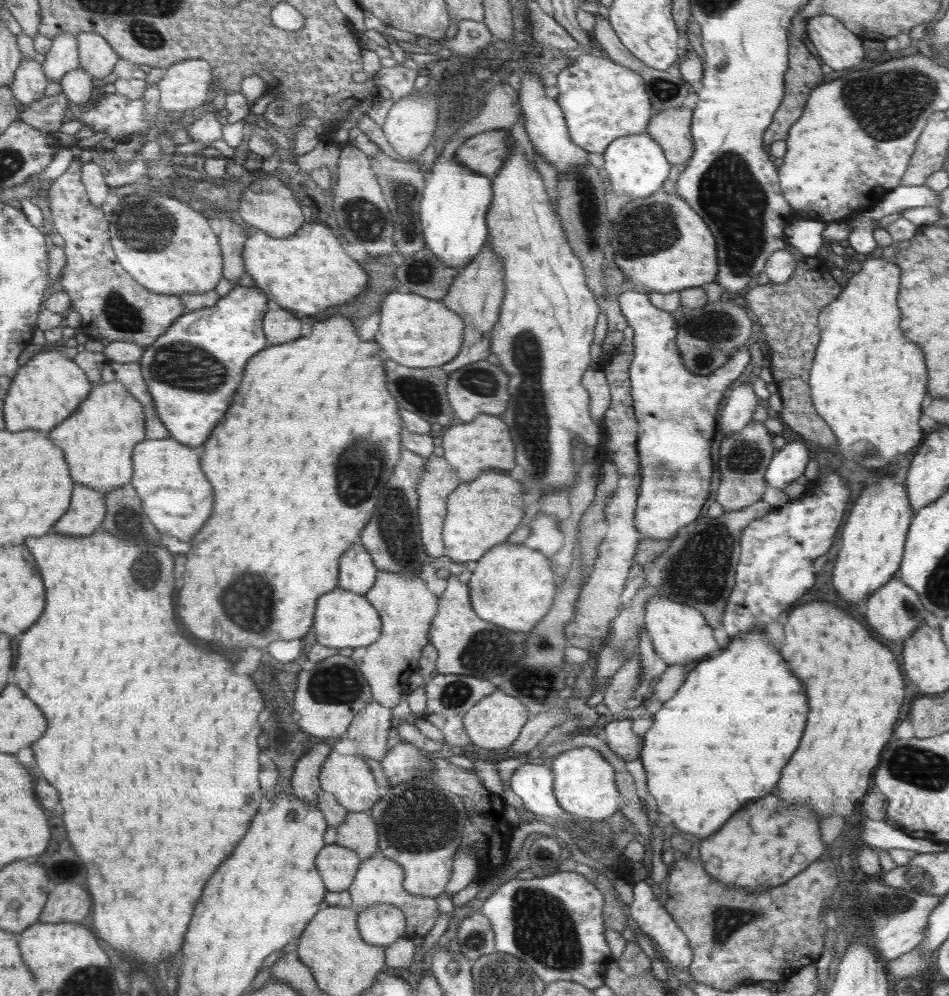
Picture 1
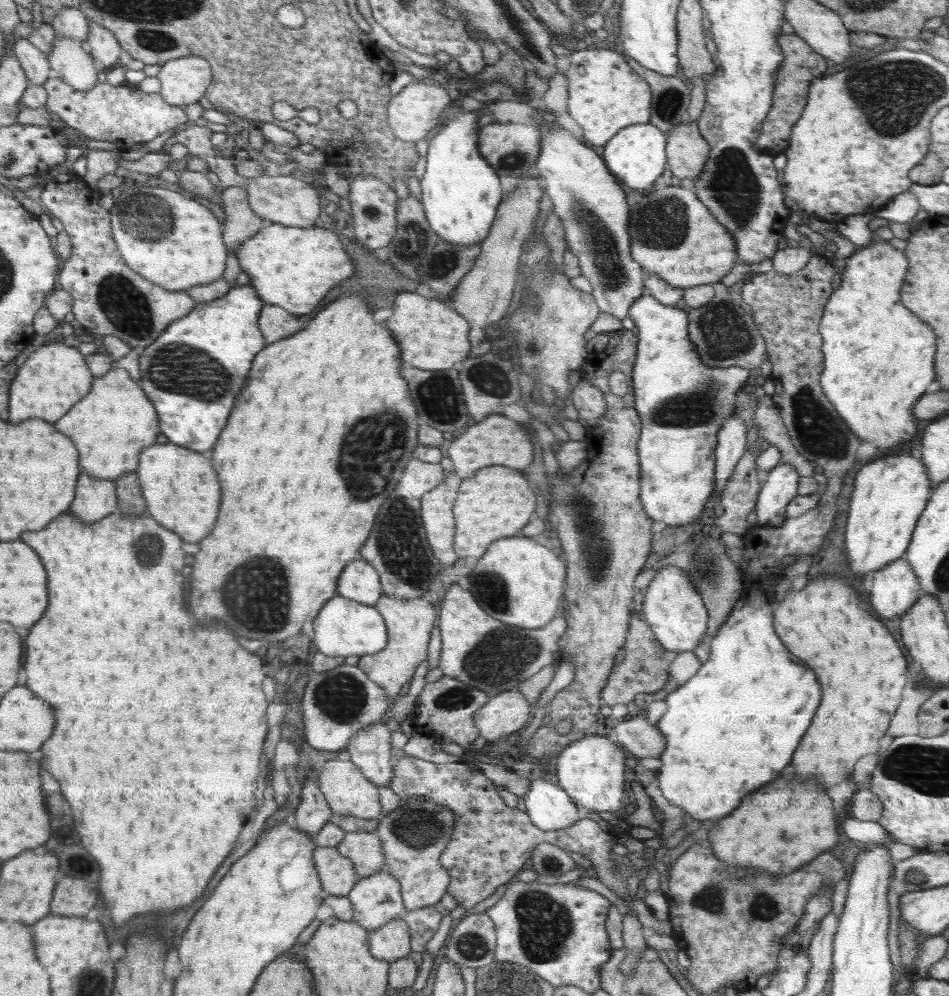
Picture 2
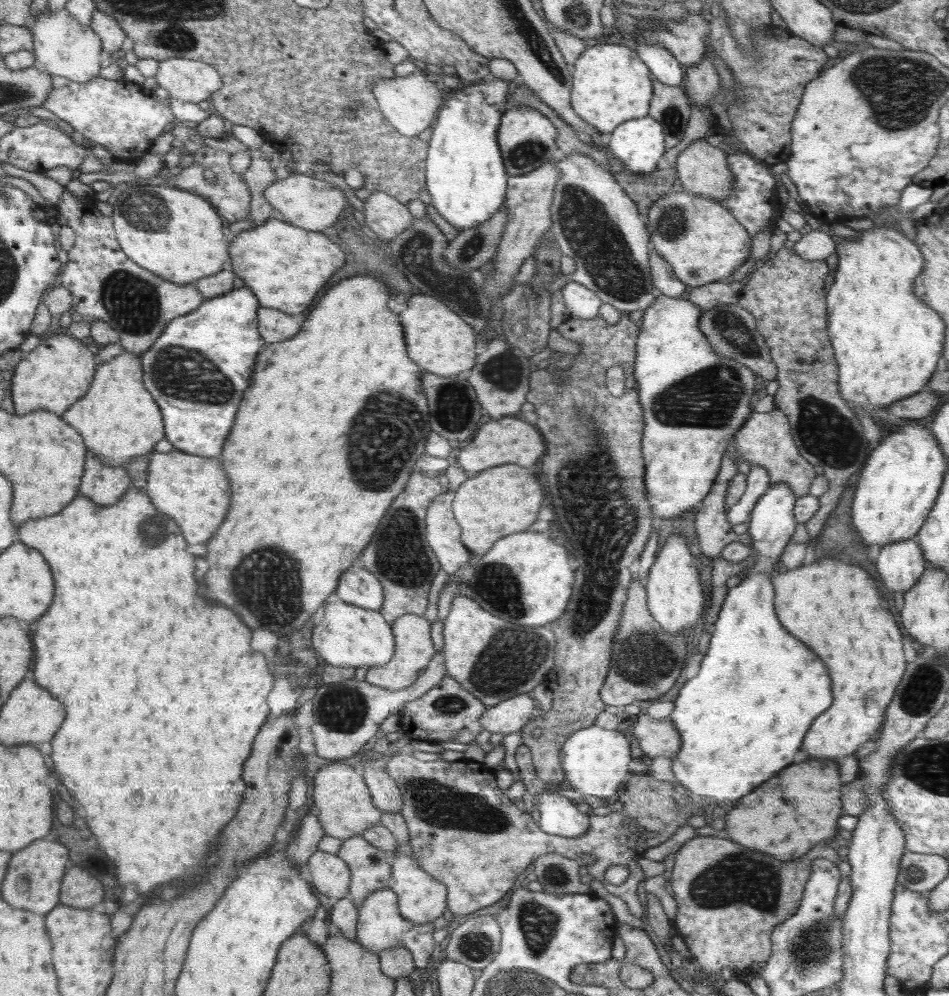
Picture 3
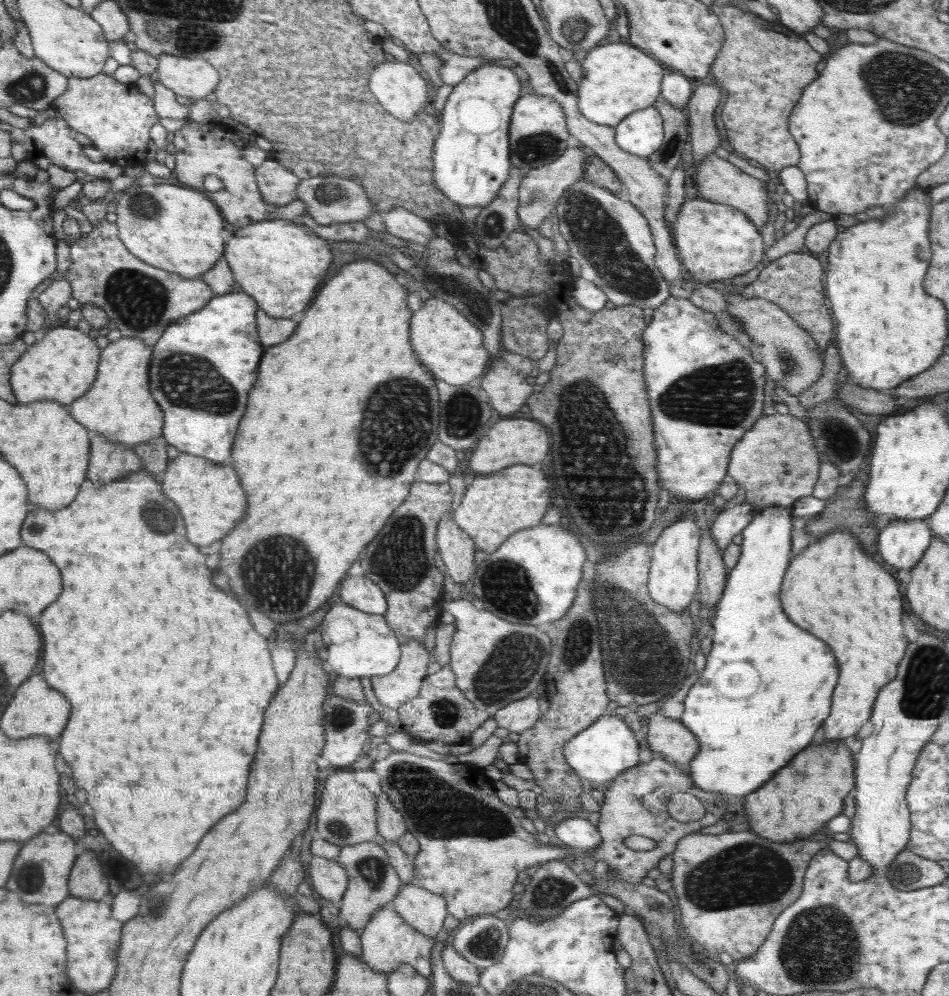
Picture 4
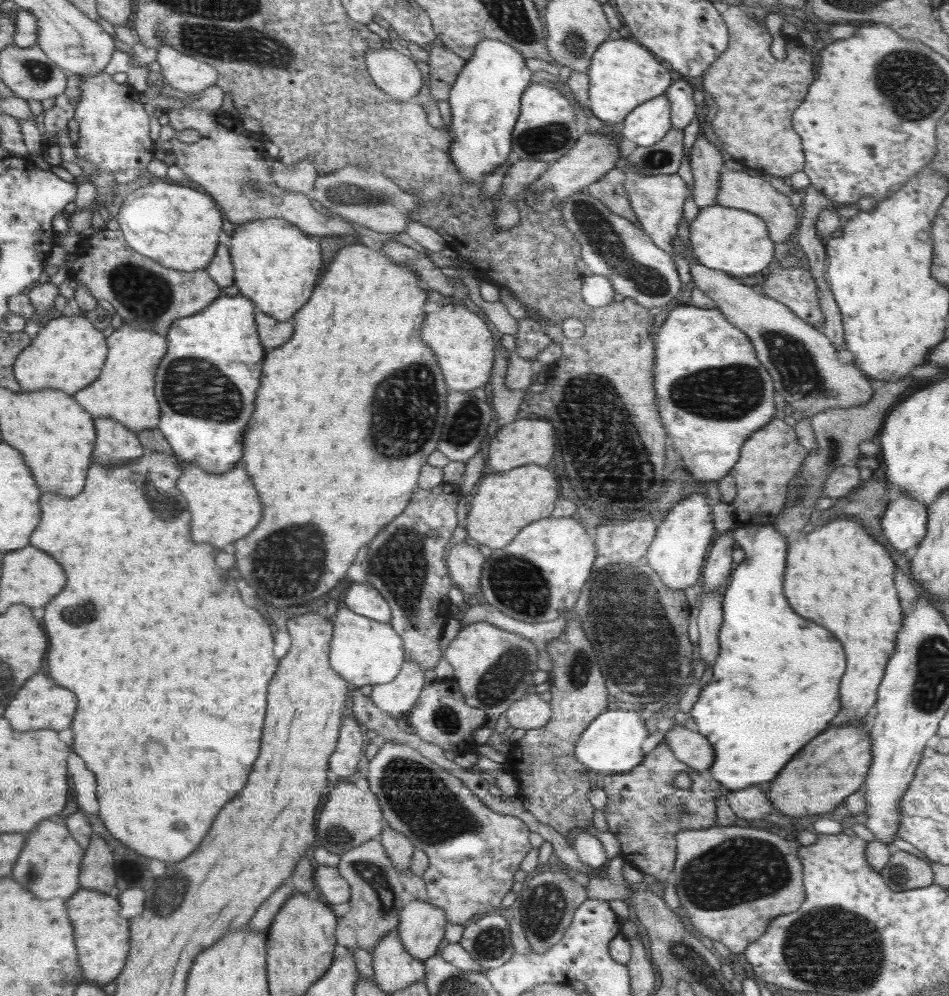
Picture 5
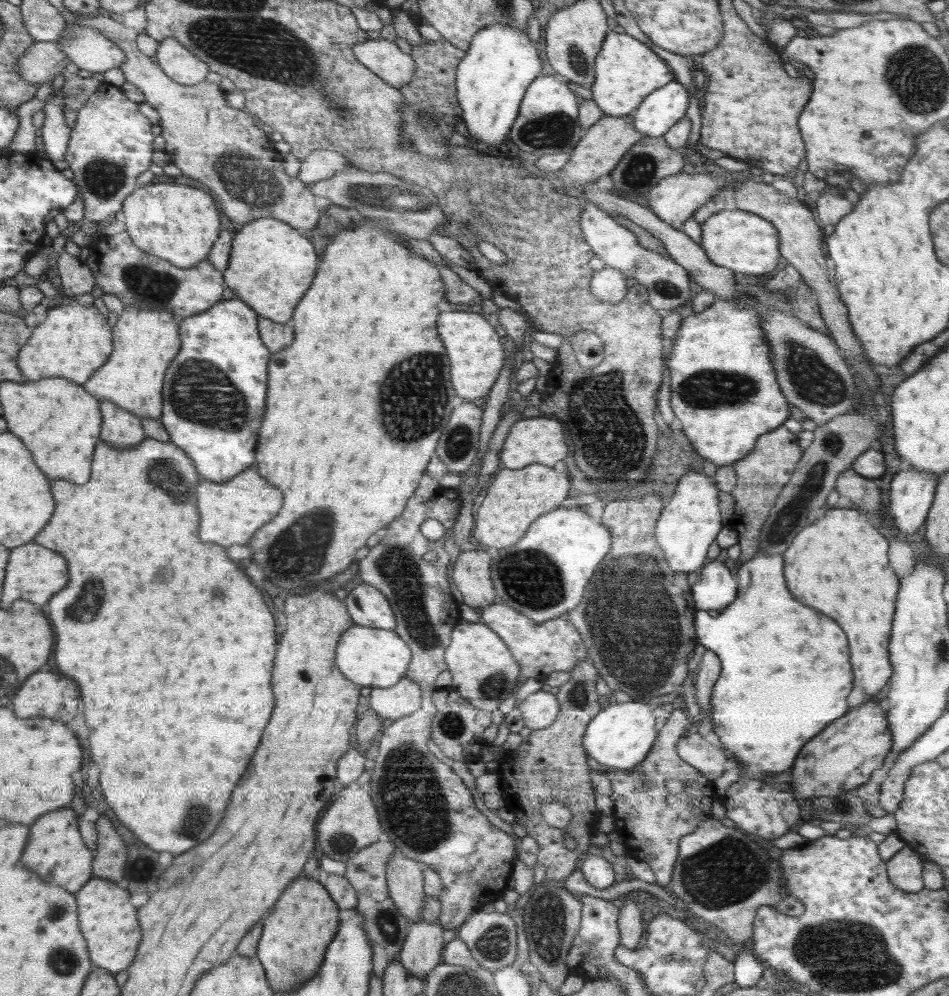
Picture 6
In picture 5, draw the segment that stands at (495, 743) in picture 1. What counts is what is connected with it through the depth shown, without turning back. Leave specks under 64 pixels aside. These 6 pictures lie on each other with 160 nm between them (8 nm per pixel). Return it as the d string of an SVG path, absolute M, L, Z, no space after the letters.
M538 689L512 704L504 714L510 726L530 731L542 730L543 726L551 720L552 710L551 704L540 698Z

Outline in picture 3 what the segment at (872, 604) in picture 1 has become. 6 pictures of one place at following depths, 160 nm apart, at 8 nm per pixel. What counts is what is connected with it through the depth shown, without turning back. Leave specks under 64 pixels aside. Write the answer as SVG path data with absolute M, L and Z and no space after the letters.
M917 535L908 540L886 543L876 557L876 570L885 588L892 593L912 589L928 567Z

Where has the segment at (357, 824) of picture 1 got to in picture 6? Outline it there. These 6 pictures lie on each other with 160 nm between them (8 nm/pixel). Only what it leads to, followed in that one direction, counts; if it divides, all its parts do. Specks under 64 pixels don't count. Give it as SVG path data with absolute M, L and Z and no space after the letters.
M376 841L371 844L371 847L364 848L359 854L352 856L352 859L345 862L344 876L358 893L359 902L355 909L363 916L363 927L366 929L374 953L374 974L380 979L383 978L383 972L389 967L389 964L395 958L399 958L405 938L411 929L409 918L404 918L400 914L399 908L390 898L386 885L386 867L394 850L396 849L392 843Z

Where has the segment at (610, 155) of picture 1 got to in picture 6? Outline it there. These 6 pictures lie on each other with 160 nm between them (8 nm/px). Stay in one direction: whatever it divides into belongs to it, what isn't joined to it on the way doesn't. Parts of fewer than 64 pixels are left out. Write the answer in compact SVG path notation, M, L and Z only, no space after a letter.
M670 81L664 87L658 88L631 112L632 126L636 132L640 132L644 137L659 137L666 134L670 128L674 127L686 115L686 109L690 105L689 93L691 88L684 87L678 81Z

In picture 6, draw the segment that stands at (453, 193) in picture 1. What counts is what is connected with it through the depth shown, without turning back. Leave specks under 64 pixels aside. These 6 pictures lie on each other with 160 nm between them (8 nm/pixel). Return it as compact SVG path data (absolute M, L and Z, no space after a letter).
M505 24L484 27L471 40L471 46L458 66L457 87L459 106L463 110L463 121L471 134L470 139L485 144L487 150L495 150L502 144L506 134L518 118L520 102L524 99L530 83L542 72L538 50L528 34Z

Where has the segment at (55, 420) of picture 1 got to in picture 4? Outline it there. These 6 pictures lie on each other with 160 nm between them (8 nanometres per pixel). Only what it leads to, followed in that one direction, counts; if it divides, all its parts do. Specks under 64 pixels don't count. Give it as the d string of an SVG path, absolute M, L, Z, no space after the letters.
M59 326L48 332L41 332L38 340L28 347L28 356L12 368L12 388L16 388L18 403L28 404L41 400L53 400L69 405L80 399L94 386L96 372L99 372L100 348L90 335L77 327Z

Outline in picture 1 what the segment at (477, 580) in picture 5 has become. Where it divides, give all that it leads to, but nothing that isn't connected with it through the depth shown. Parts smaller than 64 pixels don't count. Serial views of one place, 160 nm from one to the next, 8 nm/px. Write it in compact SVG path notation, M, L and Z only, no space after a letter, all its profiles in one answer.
M432 455L426 458L427 466L424 474L419 478L416 492L419 493L419 525L422 528L422 539L427 554L440 558L446 554L446 545L443 541L443 526L447 518L447 500L452 491L462 482L458 473L451 467L451 463L444 457Z

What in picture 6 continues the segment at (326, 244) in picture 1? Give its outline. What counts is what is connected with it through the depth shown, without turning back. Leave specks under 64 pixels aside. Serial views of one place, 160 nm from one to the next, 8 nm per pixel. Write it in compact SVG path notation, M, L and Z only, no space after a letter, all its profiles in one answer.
M263 218L244 225L234 233L227 269L223 280L228 288L246 301L261 317L288 323L298 298L310 288L318 268L318 254L310 240L298 234L283 220Z

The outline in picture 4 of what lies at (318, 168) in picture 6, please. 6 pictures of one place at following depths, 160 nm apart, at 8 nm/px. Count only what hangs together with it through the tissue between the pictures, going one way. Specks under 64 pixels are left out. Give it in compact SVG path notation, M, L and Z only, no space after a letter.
M276 157L266 159L261 166L254 168L254 173L262 198L268 204L284 206L297 198L296 189L299 188L301 178L296 176L296 173L280 165Z

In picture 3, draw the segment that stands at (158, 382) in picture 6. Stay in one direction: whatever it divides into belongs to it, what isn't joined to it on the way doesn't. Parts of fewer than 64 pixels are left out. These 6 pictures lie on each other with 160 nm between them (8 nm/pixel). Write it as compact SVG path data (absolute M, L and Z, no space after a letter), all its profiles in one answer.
M124 350L99 366L87 394L61 414L69 425L82 433L89 452L106 464L126 466L130 460L152 452L155 444L166 436L160 407L144 388L142 374L141 354Z

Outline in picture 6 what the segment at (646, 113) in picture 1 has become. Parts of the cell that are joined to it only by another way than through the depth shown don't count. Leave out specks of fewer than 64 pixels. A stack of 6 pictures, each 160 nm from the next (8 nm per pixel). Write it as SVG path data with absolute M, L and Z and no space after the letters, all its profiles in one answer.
M608 32L595 58L595 81L592 96L603 114L612 117L631 115L658 88L672 81L675 74L651 48L626 33Z

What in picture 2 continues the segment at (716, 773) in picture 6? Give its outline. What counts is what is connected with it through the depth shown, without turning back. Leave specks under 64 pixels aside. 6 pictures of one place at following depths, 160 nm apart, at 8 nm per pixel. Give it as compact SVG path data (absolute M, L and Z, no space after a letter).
M643 712L634 713L631 718L615 724L608 738L638 759L659 758L665 749L664 735L656 725L648 723Z

